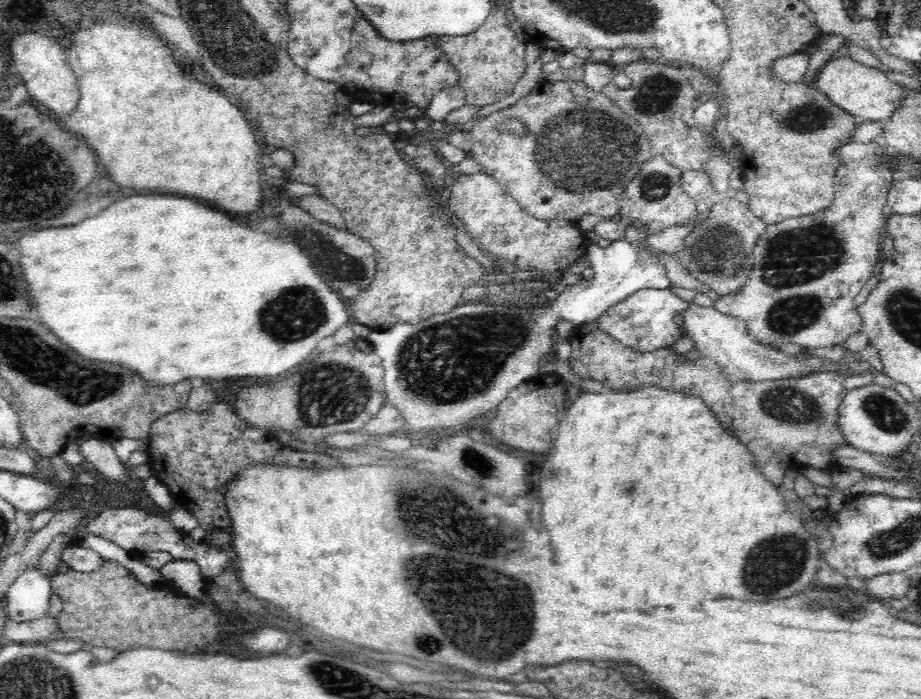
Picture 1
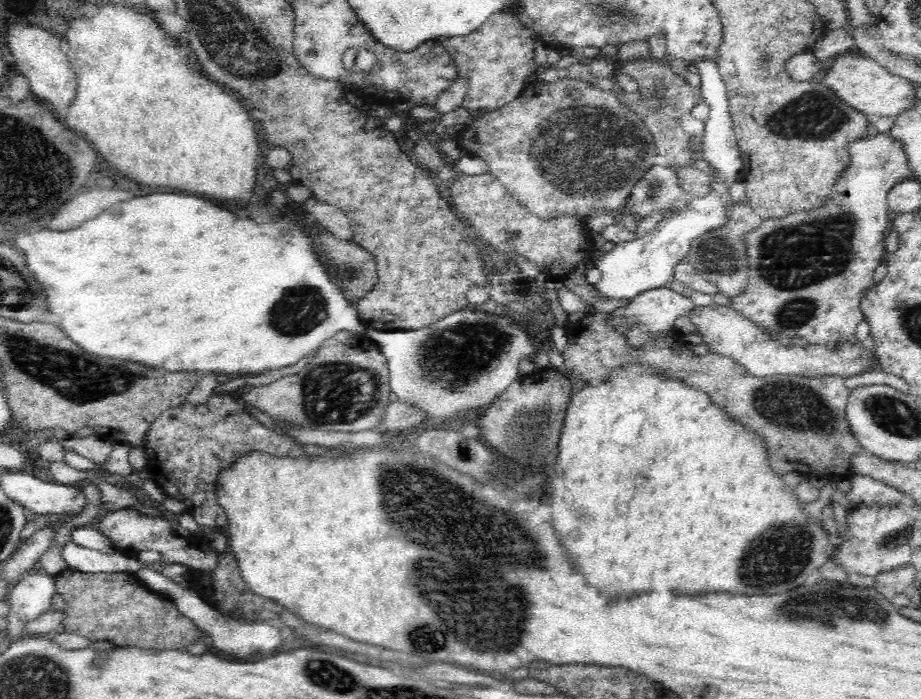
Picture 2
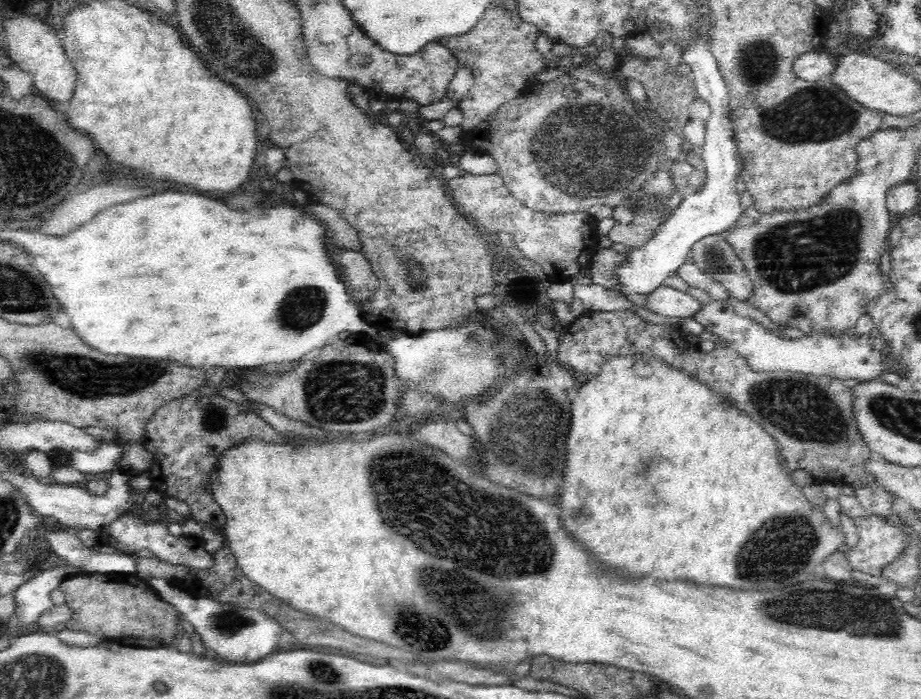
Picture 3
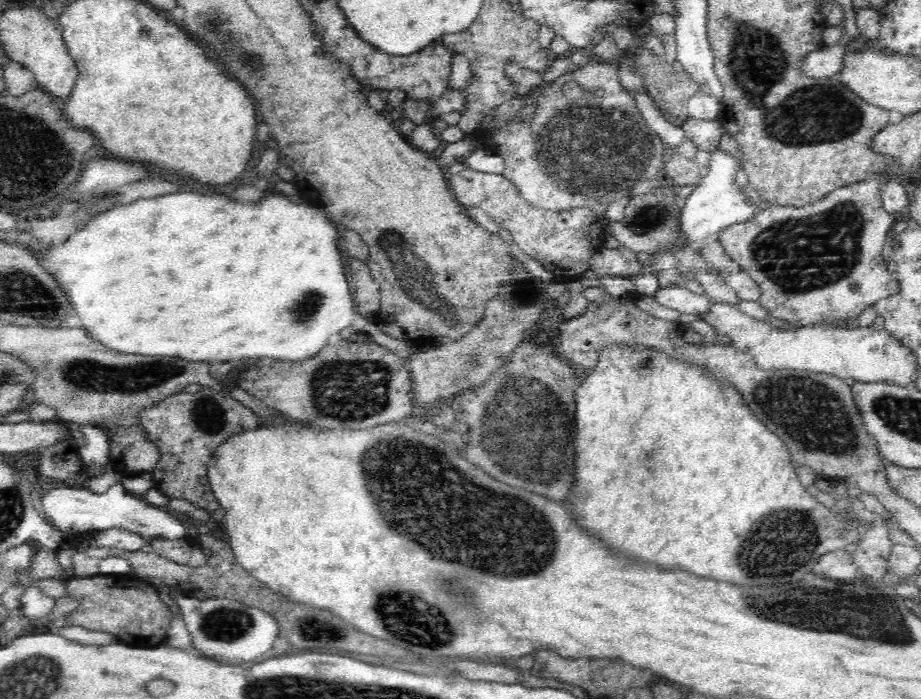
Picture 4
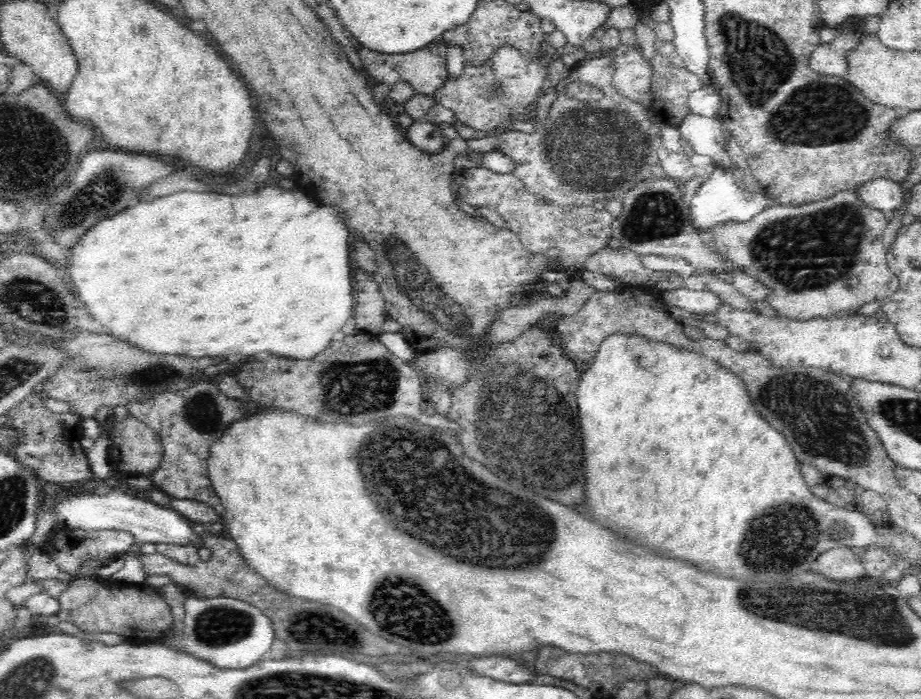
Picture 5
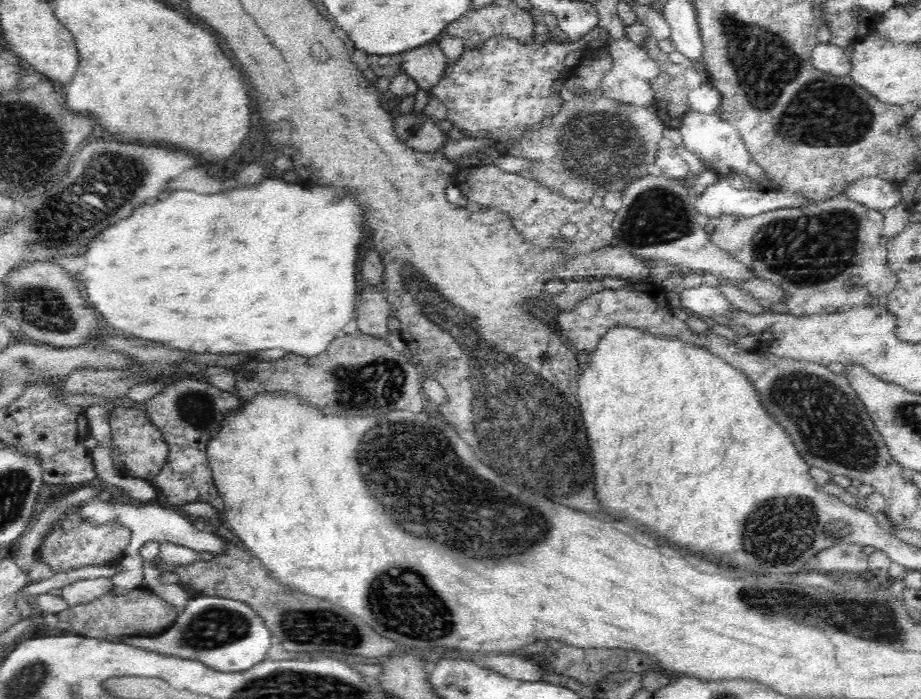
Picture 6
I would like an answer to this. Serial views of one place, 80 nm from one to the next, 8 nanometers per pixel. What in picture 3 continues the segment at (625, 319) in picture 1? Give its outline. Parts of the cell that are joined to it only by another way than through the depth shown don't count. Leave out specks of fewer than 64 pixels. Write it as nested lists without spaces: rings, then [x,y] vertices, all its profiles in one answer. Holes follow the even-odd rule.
[[[660,285],[652,294],[646,296],[645,308],[664,317],[693,317],[703,308],[703,304],[688,292]]]

